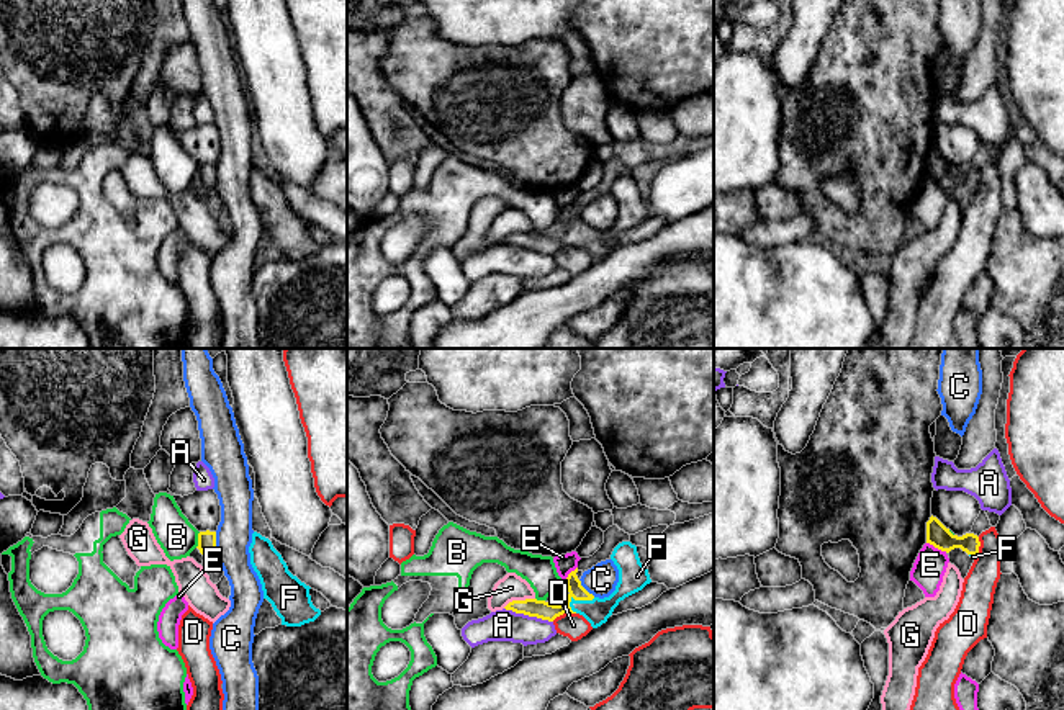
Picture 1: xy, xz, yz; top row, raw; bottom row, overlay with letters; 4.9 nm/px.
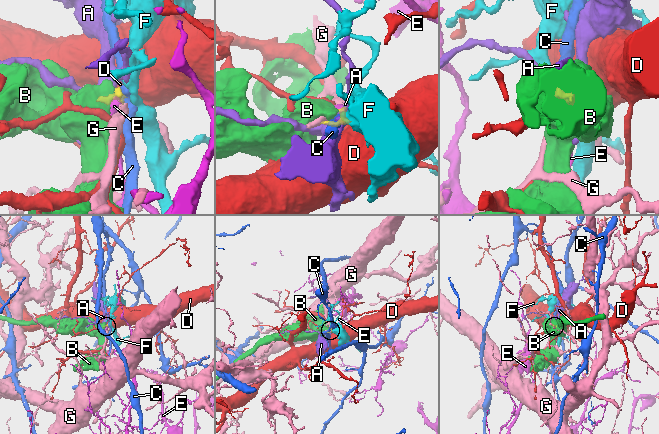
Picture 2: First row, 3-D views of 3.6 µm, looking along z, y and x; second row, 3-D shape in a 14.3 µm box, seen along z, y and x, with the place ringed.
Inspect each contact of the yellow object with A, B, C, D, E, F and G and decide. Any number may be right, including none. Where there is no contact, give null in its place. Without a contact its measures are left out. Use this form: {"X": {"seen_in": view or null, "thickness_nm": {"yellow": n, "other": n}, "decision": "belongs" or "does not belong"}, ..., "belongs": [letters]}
{"A": {"seen_in": "xz", "thickness_nm": {"yellow": 90, "other": 160}, "decision": "does not belong"}, "B": {"seen_in": "xy", "thickness_nm": {"yellow": 100, "other": 190}, "decision": "does not belong"}, "C": {"seen_in": "xy", "thickness_nm": {"yellow": 100, "other": 180}, "decision": "does not belong"}, "D": {"seen_in": "xz", "thickness_nm": {"yellow": 90, "other": 130}, "decision": "does not belong"}, "E": {"seen_in": "yz", "thickness_nm": {"yellow": 110, "other": 160}, "decision": "does not belong"}, "F": {"seen_in": "xz", "thickness_nm": {"yellow": 90, "other": 120}, "decision": "belongs"}, "G": {"seen_in": "xz", "thickness_nm": {"yellow": 90, "other": 130}, "decision": "does not belong"}, "belongs": ["F"]}

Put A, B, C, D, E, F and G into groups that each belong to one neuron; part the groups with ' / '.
A / B / C / D / E / F / G

